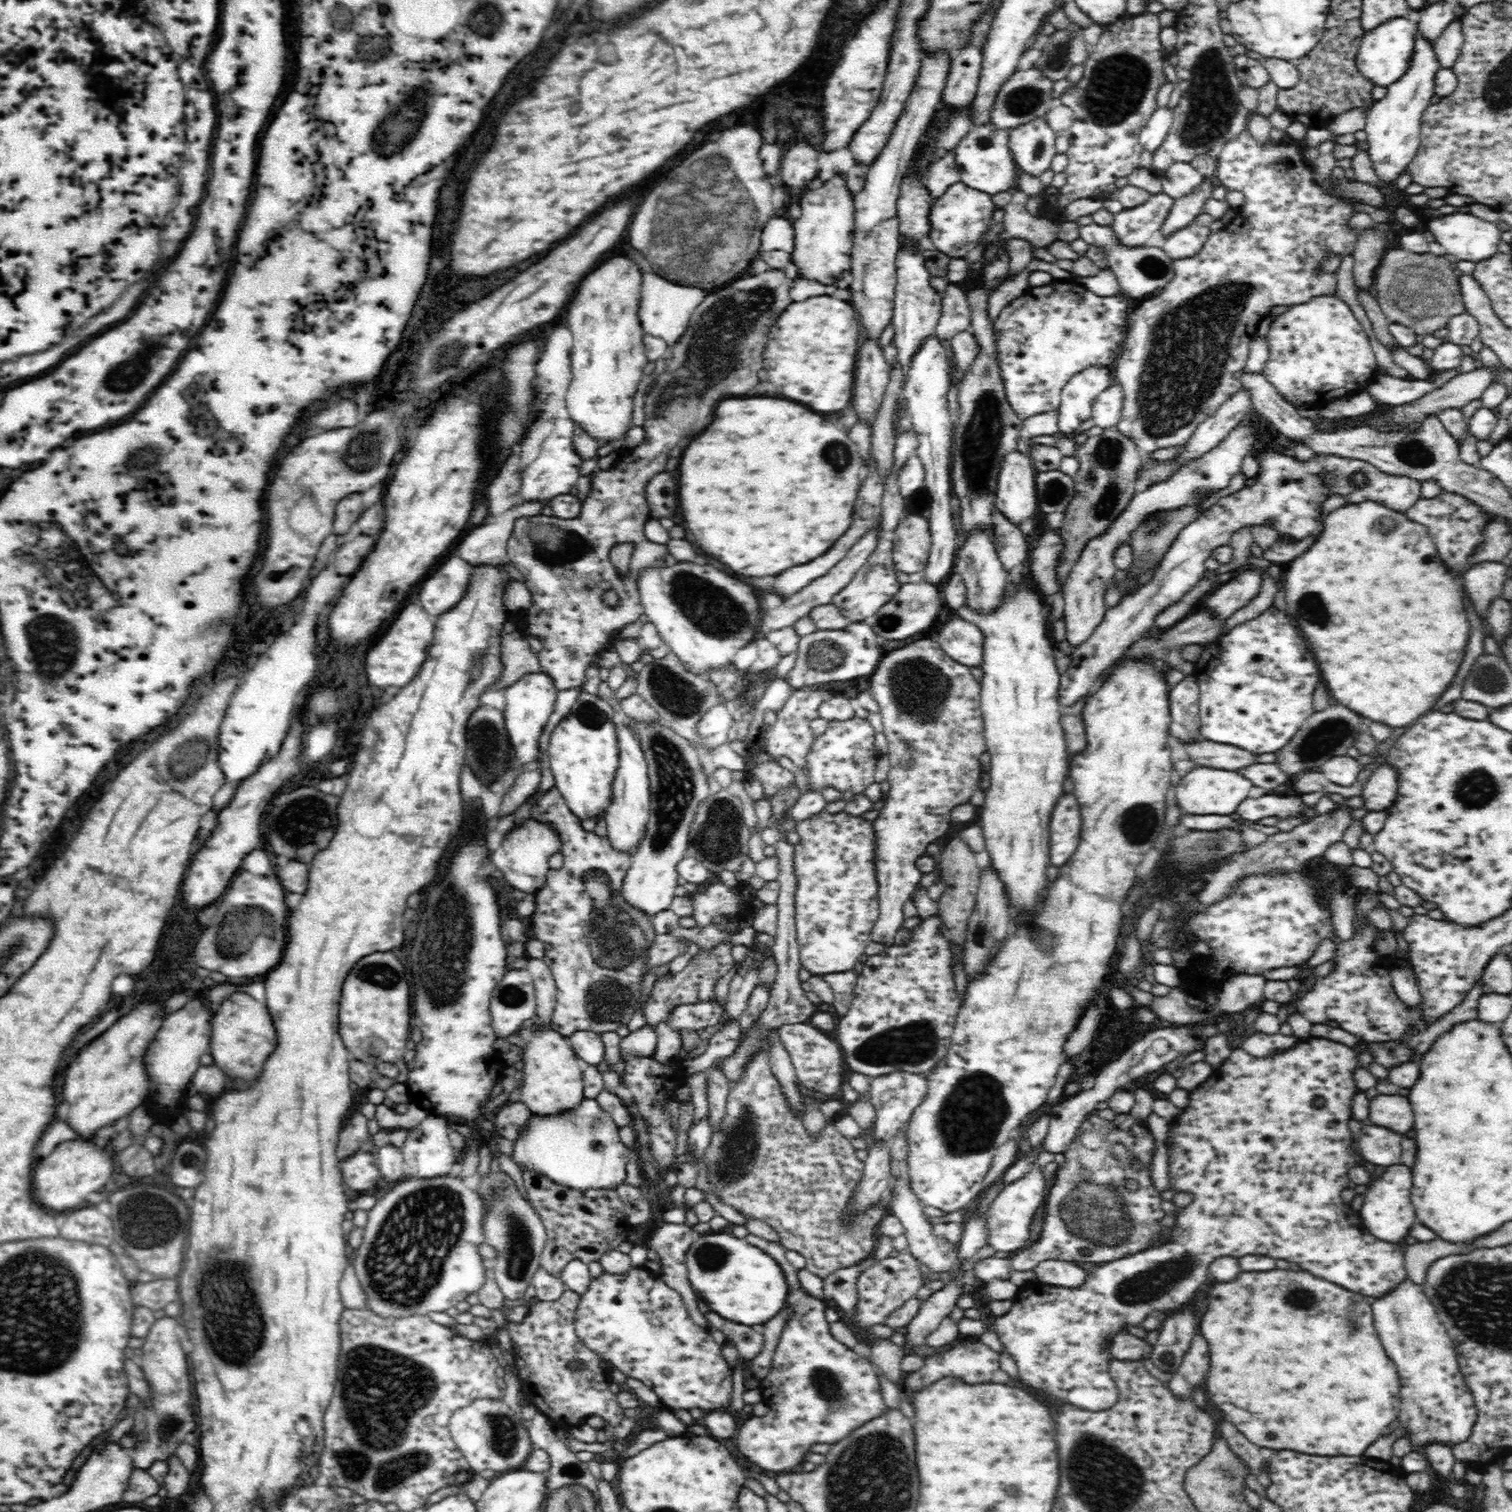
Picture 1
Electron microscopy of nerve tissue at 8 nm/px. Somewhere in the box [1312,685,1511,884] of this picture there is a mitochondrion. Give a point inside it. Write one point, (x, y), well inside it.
(1473, 788)

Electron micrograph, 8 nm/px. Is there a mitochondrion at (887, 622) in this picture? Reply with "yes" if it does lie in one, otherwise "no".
yes

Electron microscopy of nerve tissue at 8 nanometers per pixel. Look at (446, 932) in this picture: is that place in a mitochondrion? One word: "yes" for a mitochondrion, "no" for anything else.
yes

